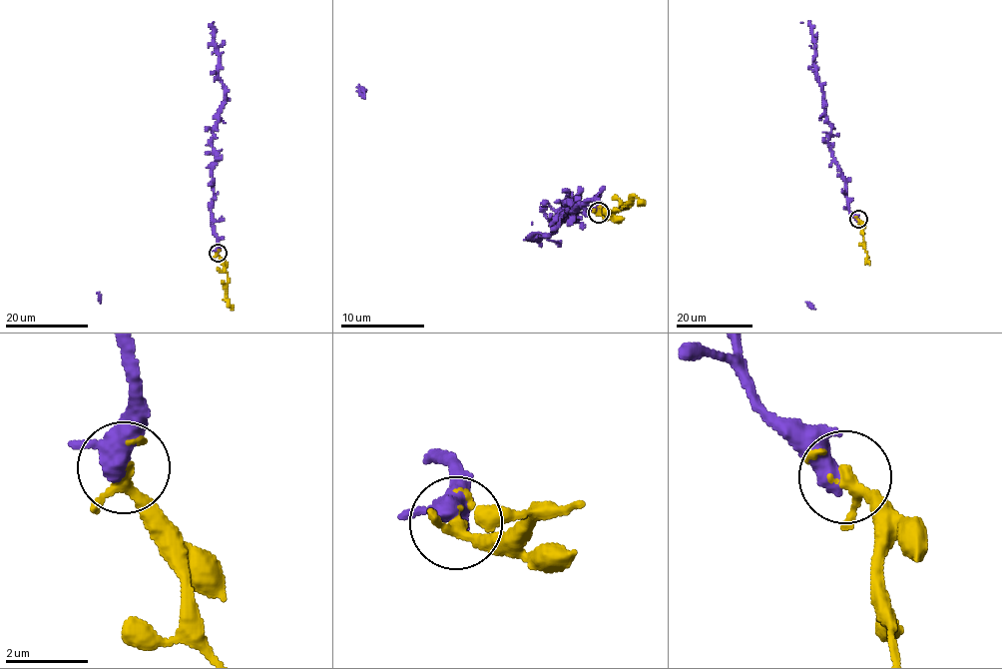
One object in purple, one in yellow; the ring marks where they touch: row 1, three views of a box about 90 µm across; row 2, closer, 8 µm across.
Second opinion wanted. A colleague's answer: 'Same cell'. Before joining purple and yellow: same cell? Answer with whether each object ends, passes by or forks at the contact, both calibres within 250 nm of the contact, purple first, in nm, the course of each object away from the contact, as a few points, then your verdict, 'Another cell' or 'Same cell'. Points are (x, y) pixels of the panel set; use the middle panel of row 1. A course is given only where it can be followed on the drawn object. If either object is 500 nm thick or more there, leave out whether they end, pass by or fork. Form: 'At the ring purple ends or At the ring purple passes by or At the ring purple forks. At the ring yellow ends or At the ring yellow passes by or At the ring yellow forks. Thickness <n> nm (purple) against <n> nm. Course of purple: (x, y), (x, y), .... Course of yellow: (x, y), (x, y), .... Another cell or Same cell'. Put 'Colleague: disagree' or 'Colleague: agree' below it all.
At the ring purple passes by. At the ring yellow forks. Thickness 400 nm (purple) against 220 nm. Course of purple: (598, 212), (594, 199), (574, 213), (567, 203), (560, 215), (574, 218), (540, 241), (532, 222). Course of yellow: (598, 212), (605, 216), (614, 209), (626, 208), (632, 197), (639, 198), (645, 205). Same cell
Colleague: agree

